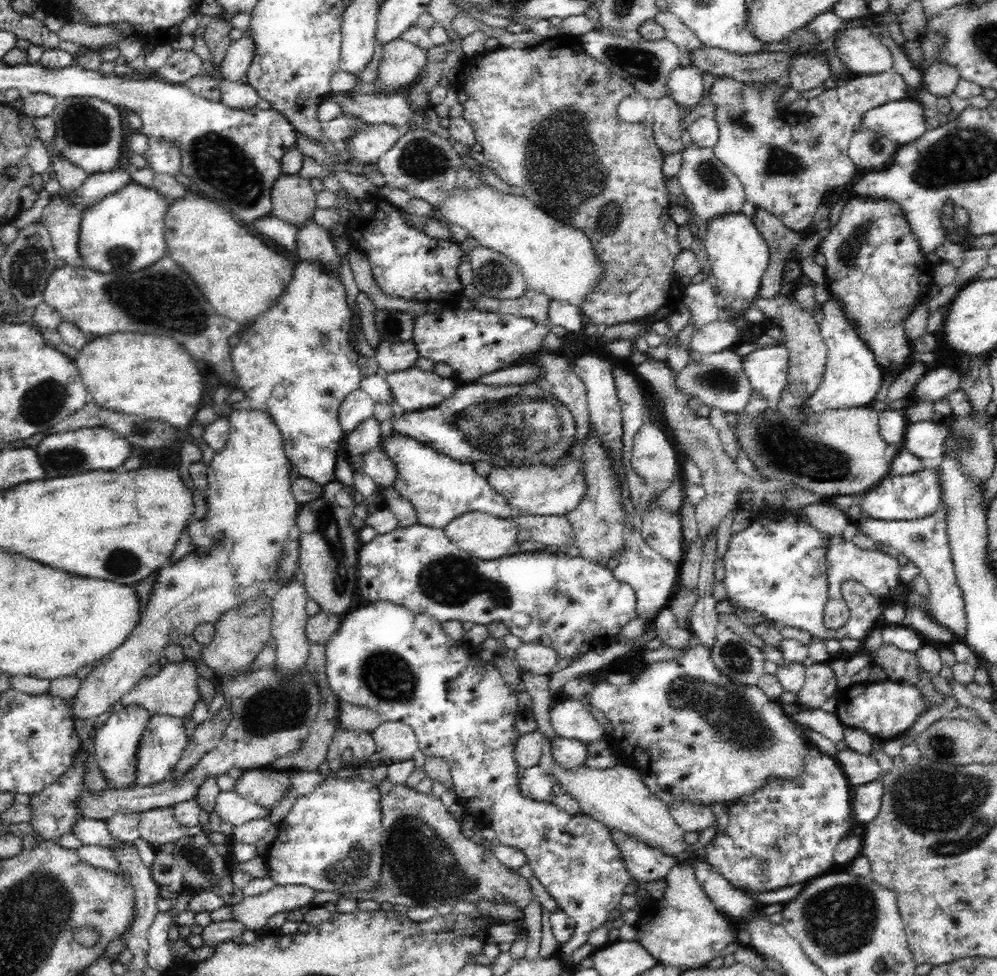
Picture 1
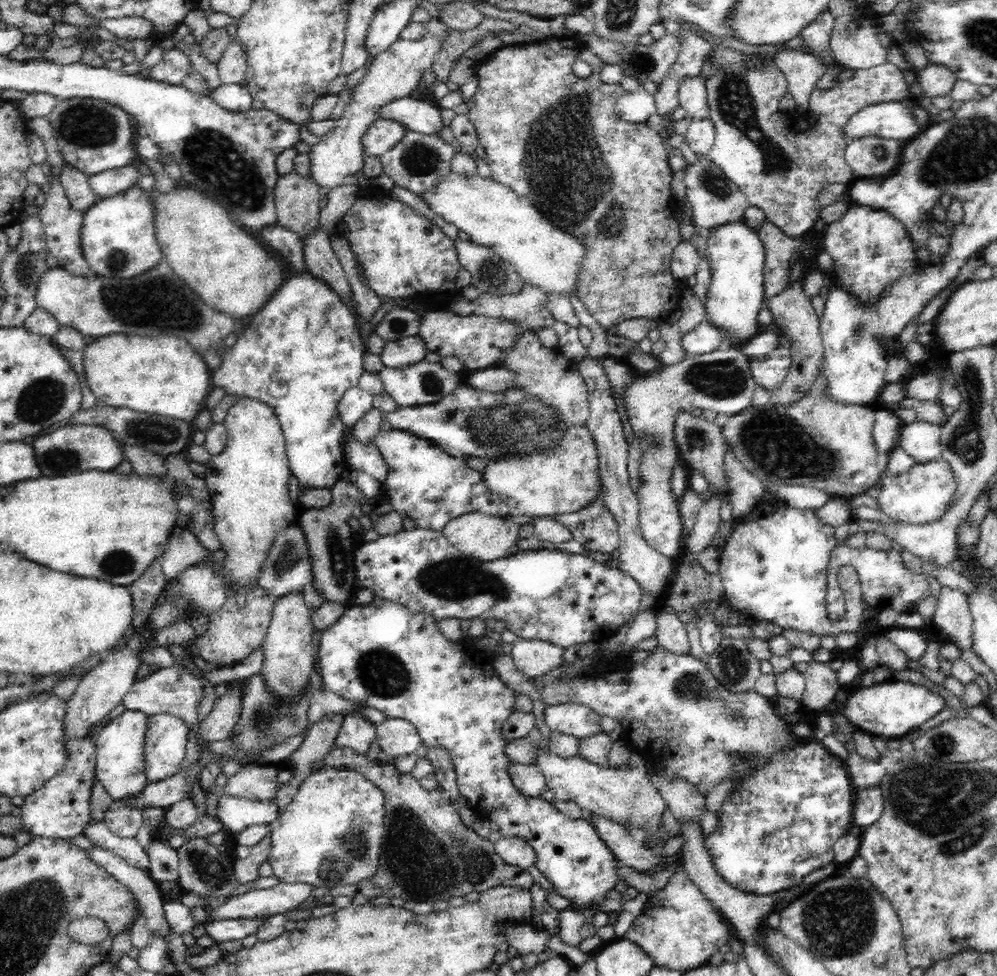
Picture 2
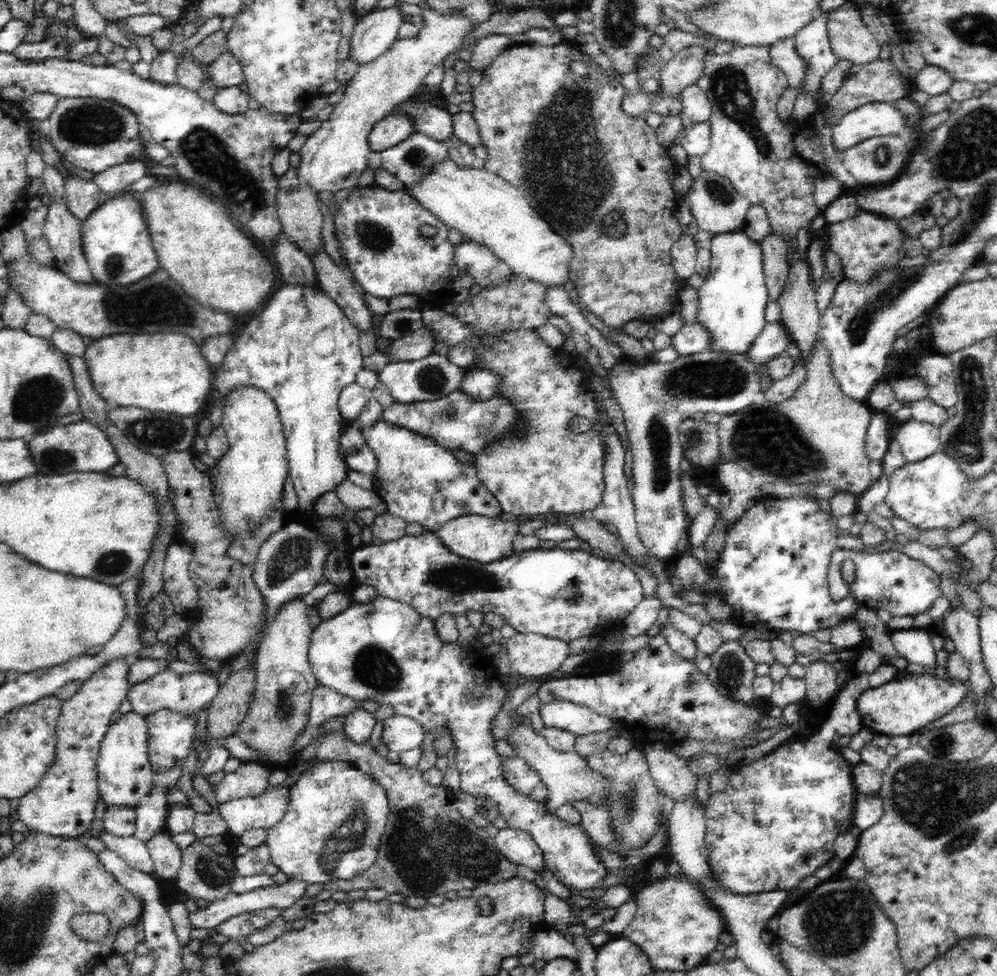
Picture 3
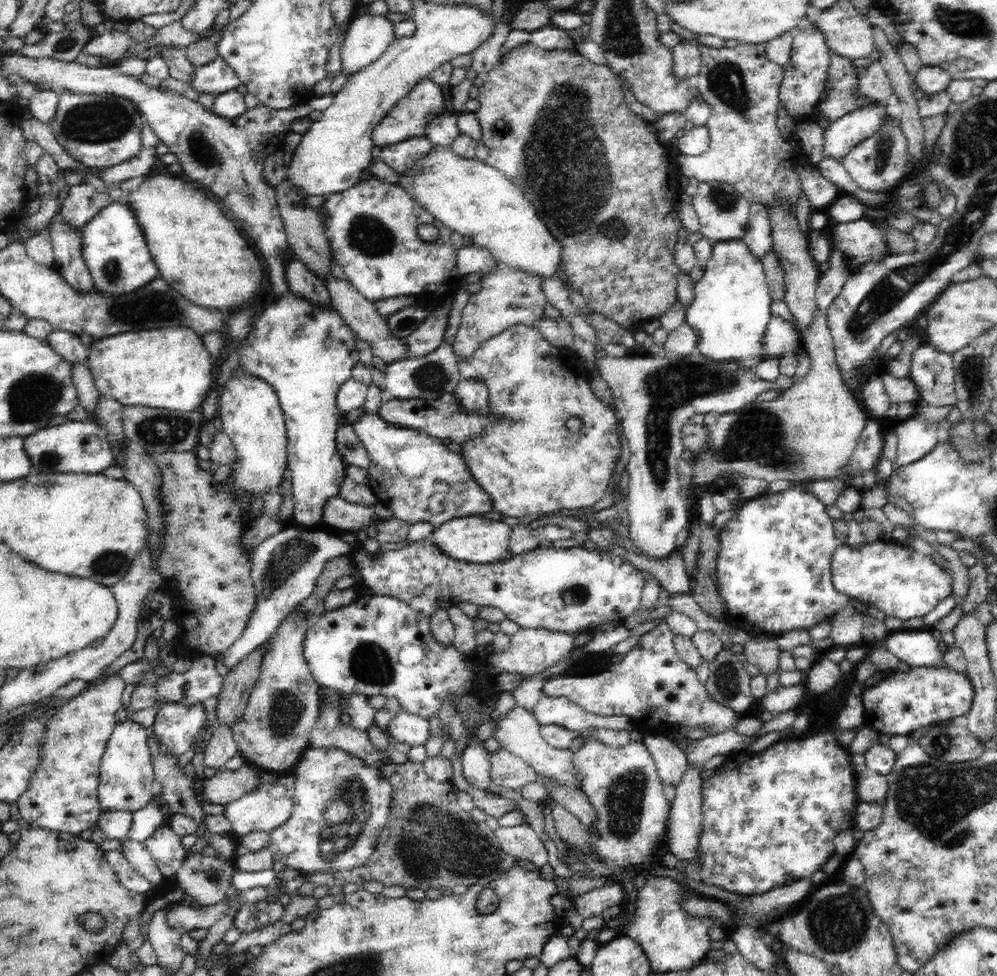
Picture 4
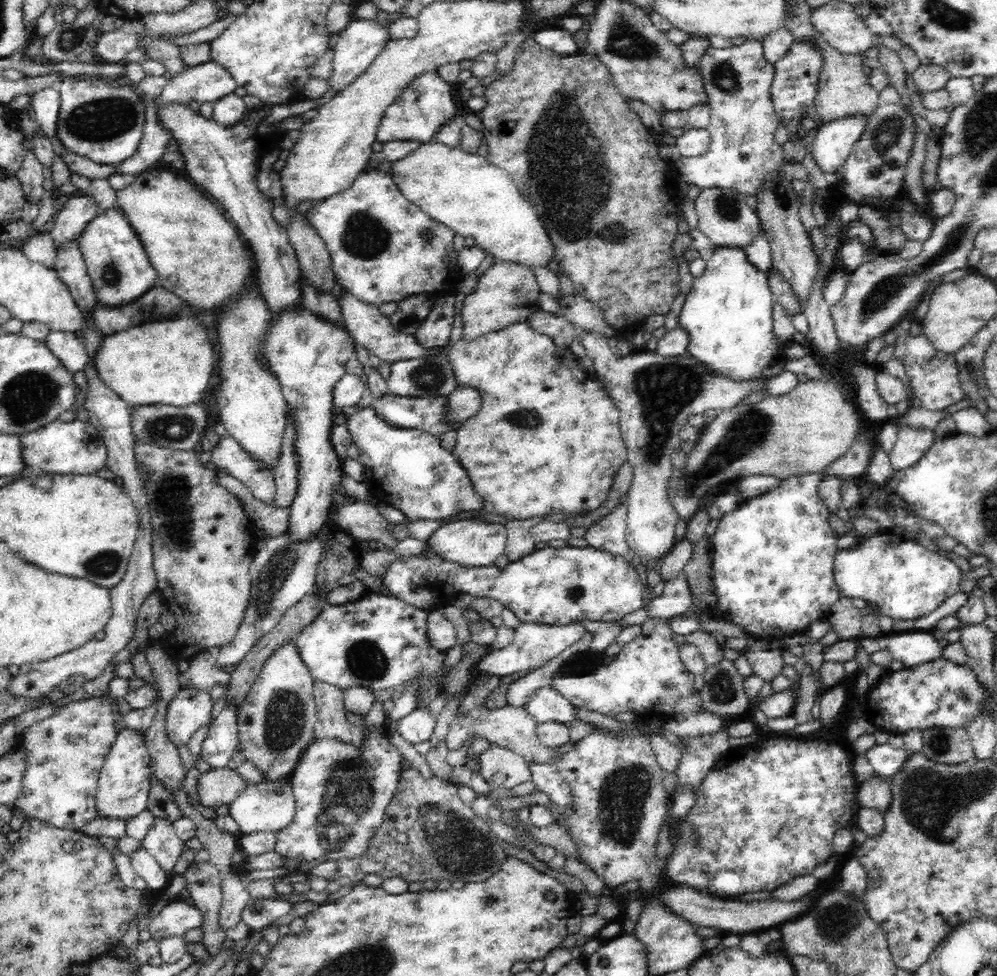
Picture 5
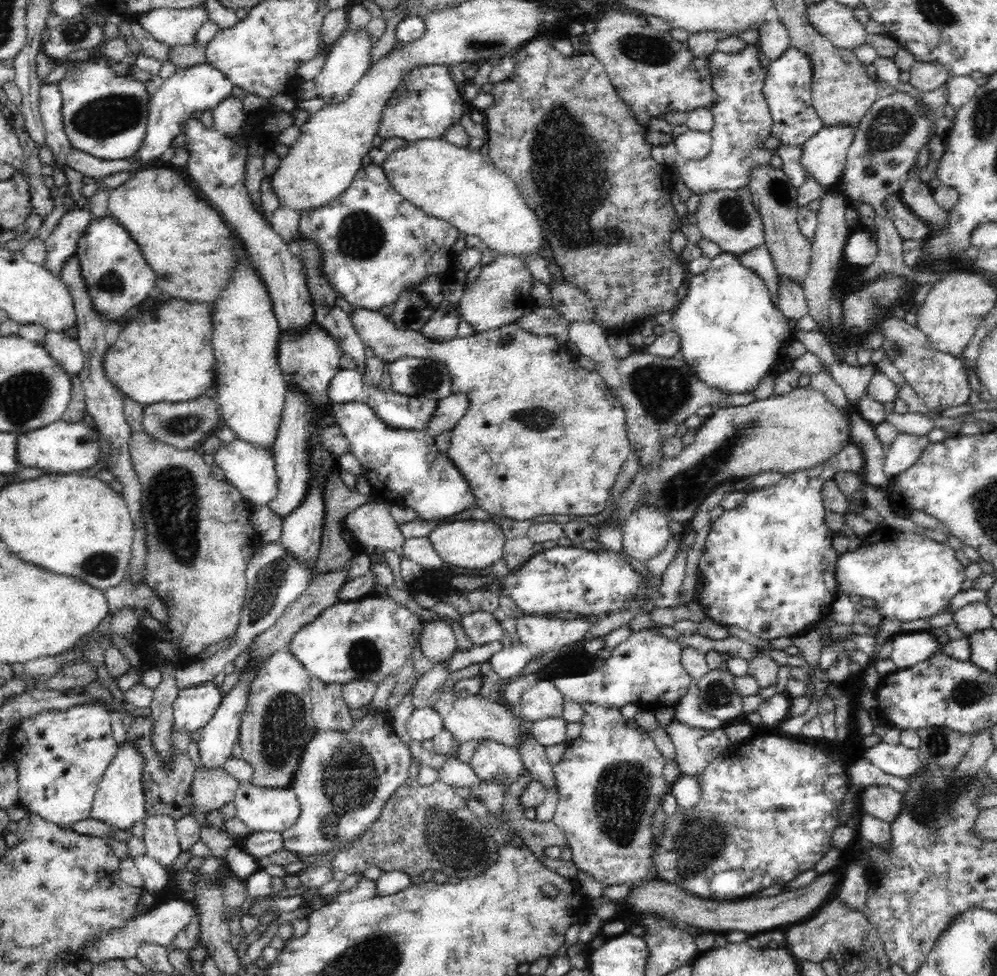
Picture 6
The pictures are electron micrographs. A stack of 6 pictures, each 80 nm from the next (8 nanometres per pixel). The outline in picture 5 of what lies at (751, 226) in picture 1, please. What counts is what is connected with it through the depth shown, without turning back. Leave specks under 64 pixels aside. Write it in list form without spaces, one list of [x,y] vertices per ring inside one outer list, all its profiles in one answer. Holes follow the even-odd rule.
[[[715,246],[706,269],[699,277],[694,277],[690,292],[677,314],[677,325],[689,336],[686,352],[700,362],[709,374],[728,378],[731,382],[752,382],[764,377],[762,370],[775,358],[783,356],[786,346],[779,344],[772,333],[773,294],[764,272],[760,272],[746,257],[746,249]]]

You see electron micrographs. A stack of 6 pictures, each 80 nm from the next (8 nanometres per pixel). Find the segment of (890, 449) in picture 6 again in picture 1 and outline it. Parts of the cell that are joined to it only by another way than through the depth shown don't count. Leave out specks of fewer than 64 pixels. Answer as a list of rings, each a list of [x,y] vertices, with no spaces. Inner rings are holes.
[[[920,421],[909,423],[902,447],[920,458],[926,468],[938,466],[944,458],[947,429],[942,422]]]

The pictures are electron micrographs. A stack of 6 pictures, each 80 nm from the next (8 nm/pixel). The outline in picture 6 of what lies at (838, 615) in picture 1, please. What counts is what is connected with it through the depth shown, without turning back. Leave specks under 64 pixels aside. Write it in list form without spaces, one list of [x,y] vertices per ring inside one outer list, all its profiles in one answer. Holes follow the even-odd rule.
[[[886,525],[872,535],[859,539],[839,556],[835,577],[838,591],[853,599],[871,598],[880,609],[883,619],[896,619],[902,622],[930,619],[944,612],[952,598],[962,591],[962,583],[966,580],[965,568],[956,559],[955,553],[956,551],[948,544],[934,542],[928,536],[916,533],[898,532]]]

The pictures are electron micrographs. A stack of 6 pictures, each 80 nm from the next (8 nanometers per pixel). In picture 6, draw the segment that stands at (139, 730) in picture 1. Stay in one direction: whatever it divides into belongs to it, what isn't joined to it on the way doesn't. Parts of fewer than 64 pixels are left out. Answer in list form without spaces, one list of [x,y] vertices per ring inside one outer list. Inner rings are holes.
[[[126,740],[124,745],[118,747],[114,758],[99,782],[93,800],[93,808],[90,812],[91,818],[126,831],[132,825],[140,823],[148,815],[144,798],[144,785],[142,785],[142,770],[144,770],[142,751]]]

